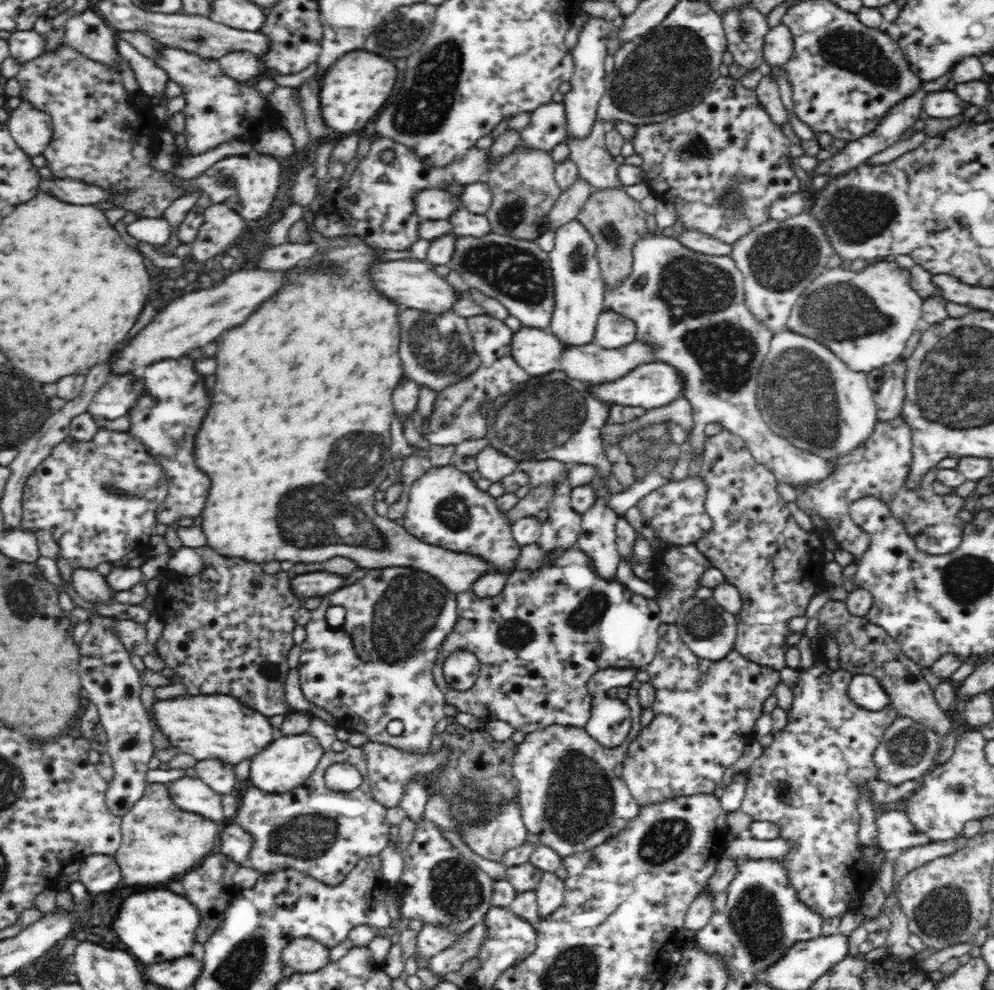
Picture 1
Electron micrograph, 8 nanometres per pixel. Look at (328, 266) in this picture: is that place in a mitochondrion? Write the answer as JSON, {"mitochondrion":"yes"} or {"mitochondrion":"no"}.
{"mitochondrion":"no"}

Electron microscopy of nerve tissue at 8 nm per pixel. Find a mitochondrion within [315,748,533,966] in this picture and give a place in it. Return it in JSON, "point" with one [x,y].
{"point":[456,892]}

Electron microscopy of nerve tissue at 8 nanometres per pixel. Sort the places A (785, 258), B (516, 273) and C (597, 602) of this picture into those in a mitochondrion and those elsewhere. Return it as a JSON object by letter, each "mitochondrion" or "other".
{"A":"mitochondrion","B":"mitochondrion","C":"mitochondrion"}

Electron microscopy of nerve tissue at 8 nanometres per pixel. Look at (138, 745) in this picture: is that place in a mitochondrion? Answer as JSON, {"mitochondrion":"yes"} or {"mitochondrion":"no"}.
{"mitochondrion":"yes"}

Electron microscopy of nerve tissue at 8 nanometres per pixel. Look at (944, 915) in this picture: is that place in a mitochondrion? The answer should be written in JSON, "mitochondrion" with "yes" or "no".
{"mitochondrion":"yes"}

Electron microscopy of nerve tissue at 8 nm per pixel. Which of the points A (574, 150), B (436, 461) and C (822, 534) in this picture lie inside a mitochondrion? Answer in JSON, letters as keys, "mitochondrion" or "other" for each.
{"A":"other","B":"other","C":"other"}

